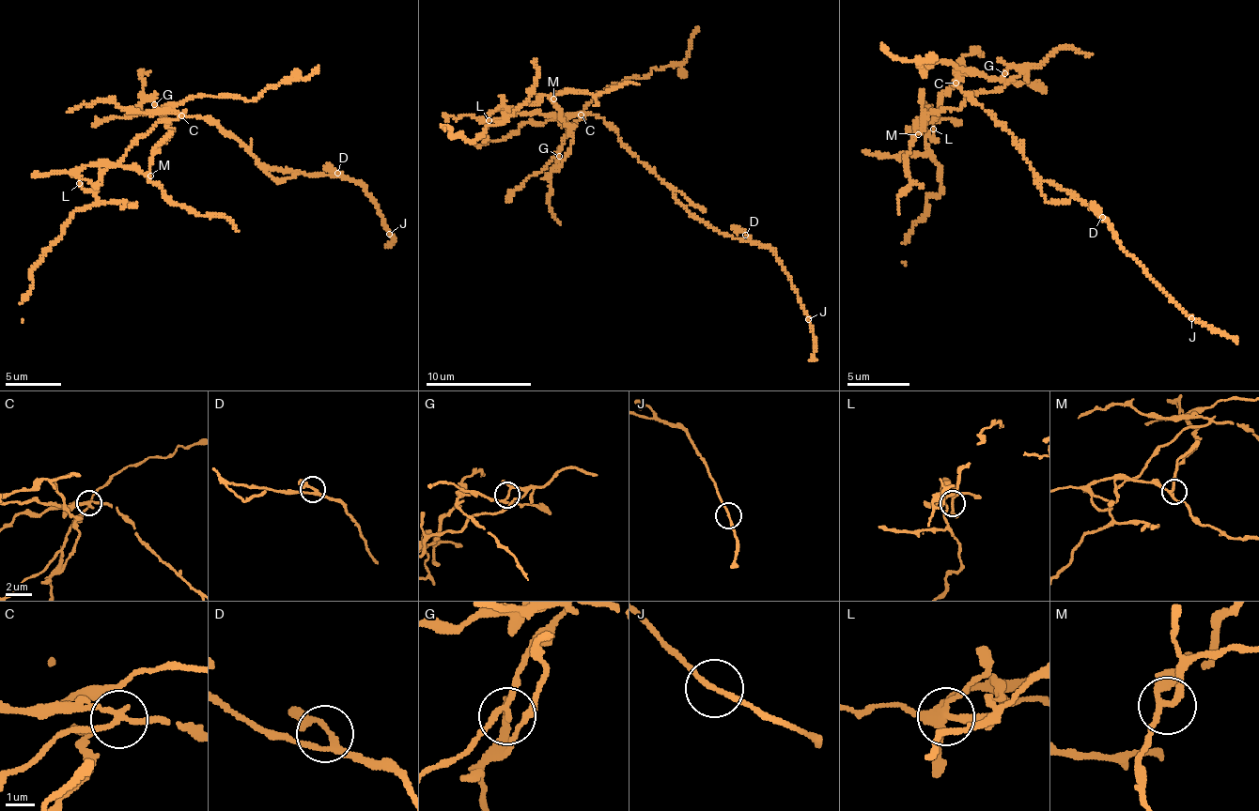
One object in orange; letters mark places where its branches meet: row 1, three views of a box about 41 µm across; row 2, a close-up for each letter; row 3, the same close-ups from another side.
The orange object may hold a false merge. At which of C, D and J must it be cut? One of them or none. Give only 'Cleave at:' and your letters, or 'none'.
Cleave at: C

